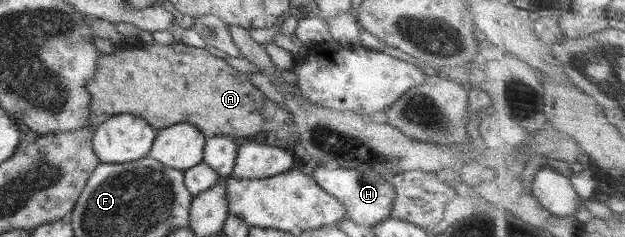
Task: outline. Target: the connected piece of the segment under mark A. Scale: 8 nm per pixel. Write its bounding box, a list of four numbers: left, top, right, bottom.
[86,42,266,138]

